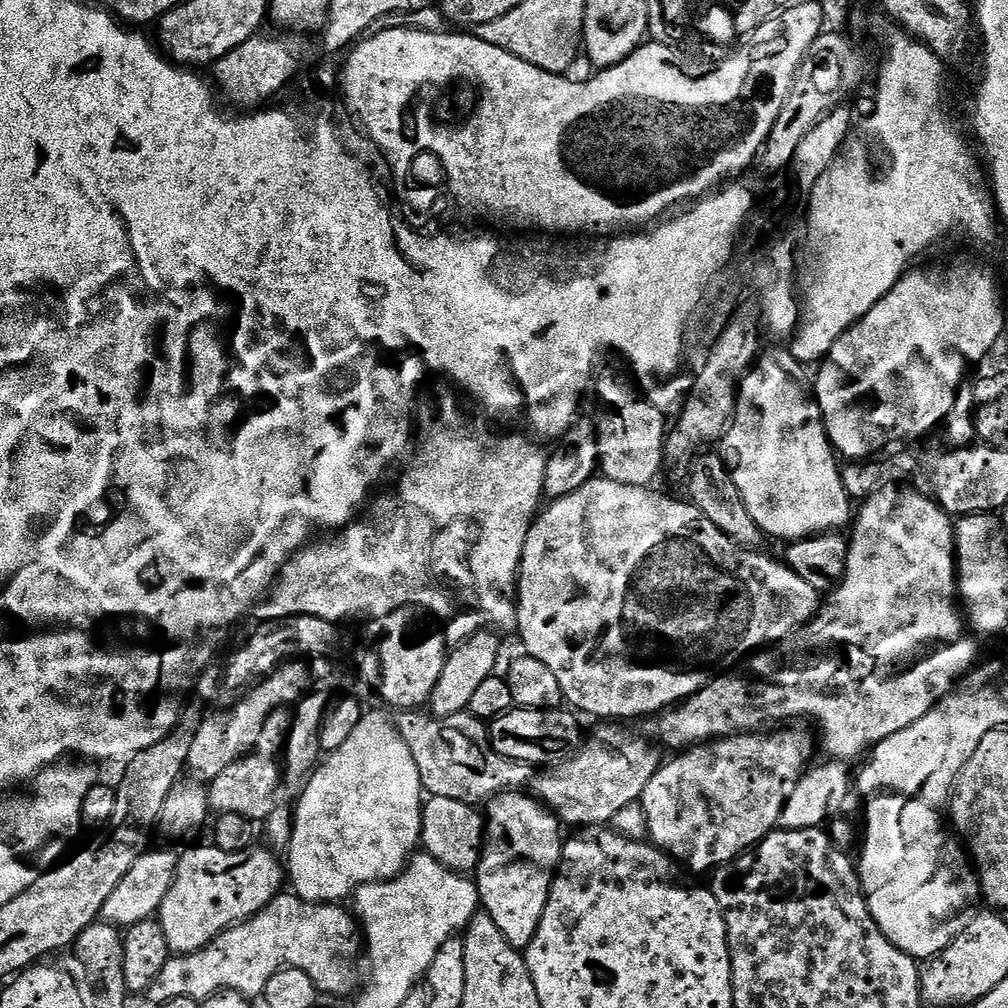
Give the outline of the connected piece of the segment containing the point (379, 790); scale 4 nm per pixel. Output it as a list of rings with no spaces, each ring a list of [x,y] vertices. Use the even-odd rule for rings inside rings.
[[[365,711],[364,717],[358,722],[358,727],[350,733],[350,738],[338,750],[327,753],[316,771],[308,778],[307,784],[303,785],[299,793],[300,801],[294,804],[292,818],[292,837],[286,849],[286,876],[290,881],[291,891],[295,895],[309,900],[315,904],[325,902],[343,901],[343,896],[351,897],[363,884],[377,884],[379,880],[392,880],[403,872],[414,853],[421,847],[420,831],[422,830],[422,785],[418,766],[414,762],[414,754],[410,754],[410,746],[402,742],[402,734],[398,734],[393,717],[383,716],[380,712]]]

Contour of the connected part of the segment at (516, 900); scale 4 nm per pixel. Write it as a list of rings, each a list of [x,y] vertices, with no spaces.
[[[520,790],[502,792],[487,801],[486,823],[484,825],[484,852],[480,856],[480,864],[474,873],[474,883],[480,892],[483,911],[494,918],[498,930],[510,946],[521,950],[528,948],[538,930],[538,922],[542,922],[542,914],[546,910],[548,895],[552,889],[552,880],[560,866],[562,851],[562,825],[556,815],[544,807],[535,796]]]

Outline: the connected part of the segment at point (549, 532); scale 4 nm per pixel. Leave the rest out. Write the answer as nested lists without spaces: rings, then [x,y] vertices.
[[[603,478],[588,480],[578,490],[574,490],[574,494],[566,494],[551,501],[537,515],[520,559],[516,628],[520,632],[521,642],[524,643],[523,651],[538,658],[538,662],[550,666],[554,678],[558,678],[558,686],[562,686],[565,701],[577,713],[589,712],[592,716],[604,716],[600,718],[607,718],[612,722],[628,722],[624,720],[648,716],[651,712],[659,714],[687,700],[689,696],[701,692],[707,684],[711,684],[718,674],[735,669],[735,664],[740,659],[743,661],[757,650],[775,645],[772,644],[775,640],[787,641],[793,633],[816,617],[822,603],[821,593],[816,592],[814,586],[802,582],[802,578],[798,578],[798,574],[794,574],[794,570],[787,563],[780,561],[779,564],[774,557],[763,556],[765,553],[760,550],[741,548],[726,534],[722,534],[722,530],[718,530],[718,526],[714,526],[714,522],[706,518],[702,509],[687,499],[671,500],[660,492],[652,491],[656,490],[651,487],[622,486],[622,482]]]

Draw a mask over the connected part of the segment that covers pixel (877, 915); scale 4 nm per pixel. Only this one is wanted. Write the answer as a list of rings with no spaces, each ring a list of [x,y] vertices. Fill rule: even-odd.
[[[877,794],[867,804],[864,832],[862,828],[864,849],[860,852],[860,860],[858,856],[858,871],[870,914],[874,922],[878,922],[878,930],[886,934],[893,946],[908,956],[916,957],[917,961],[926,961],[946,950],[950,942],[954,942],[956,935],[964,928],[965,917],[977,907],[976,900],[978,904],[982,896],[977,873],[970,863],[969,853],[959,839],[950,835],[946,824],[944,829],[944,824],[936,813],[939,811],[933,805],[895,794]]]

